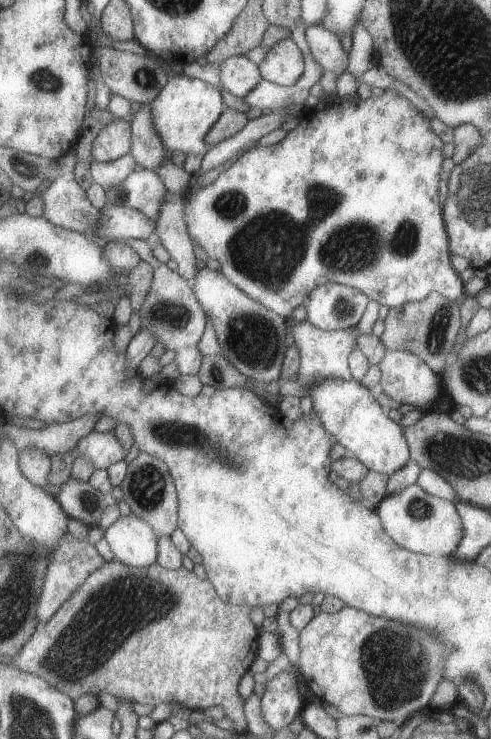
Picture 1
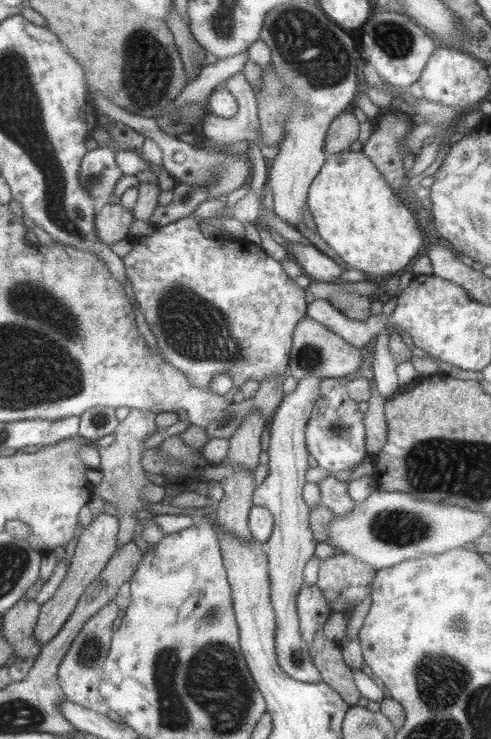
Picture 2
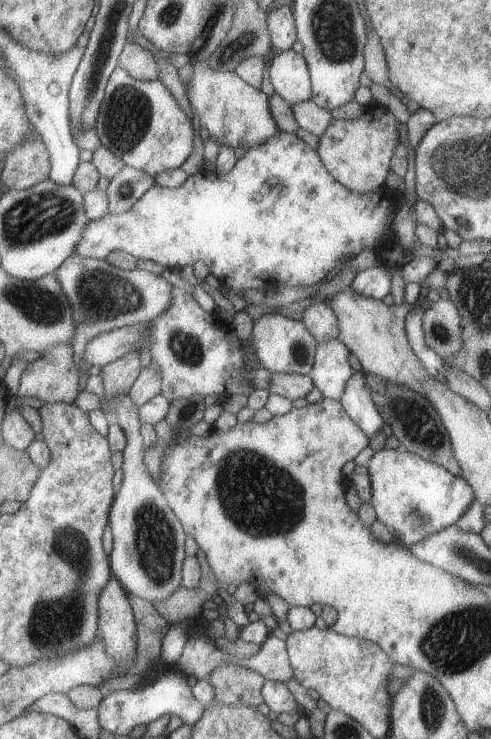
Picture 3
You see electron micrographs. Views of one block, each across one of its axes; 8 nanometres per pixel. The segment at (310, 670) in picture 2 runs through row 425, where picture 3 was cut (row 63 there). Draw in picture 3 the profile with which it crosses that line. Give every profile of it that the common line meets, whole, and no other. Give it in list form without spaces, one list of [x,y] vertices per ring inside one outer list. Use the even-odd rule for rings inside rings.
[[[292,49],[276,52],[268,62],[268,76],[275,92],[291,106],[312,99],[311,75],[302,53],[299,54]]]

